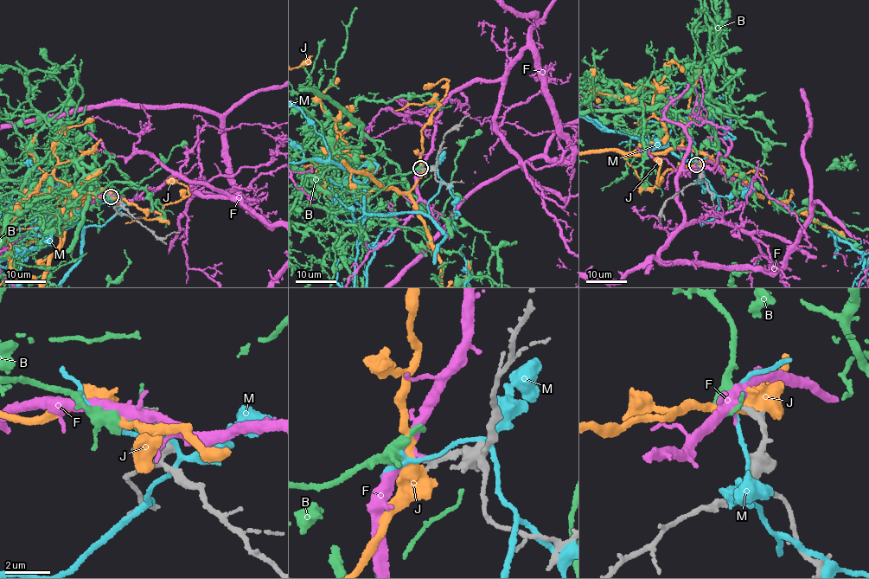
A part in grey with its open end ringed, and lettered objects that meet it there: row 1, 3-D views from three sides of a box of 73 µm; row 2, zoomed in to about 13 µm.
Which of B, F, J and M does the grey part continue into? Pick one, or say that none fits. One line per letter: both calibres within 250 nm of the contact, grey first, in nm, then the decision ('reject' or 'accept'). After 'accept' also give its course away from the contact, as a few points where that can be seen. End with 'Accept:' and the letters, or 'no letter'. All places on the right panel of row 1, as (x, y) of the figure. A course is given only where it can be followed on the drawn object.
B: 240 nm thick on the grey side, 380 nm on the other; accept
F: 280 nm thick on the grey side, 550 nm on the other; reject
J: 320 nm thick on the grey side, 440 nm on the other; reject
M: 240 nm thick on the grey side, 200 nm on the other; reject
Accept: B

